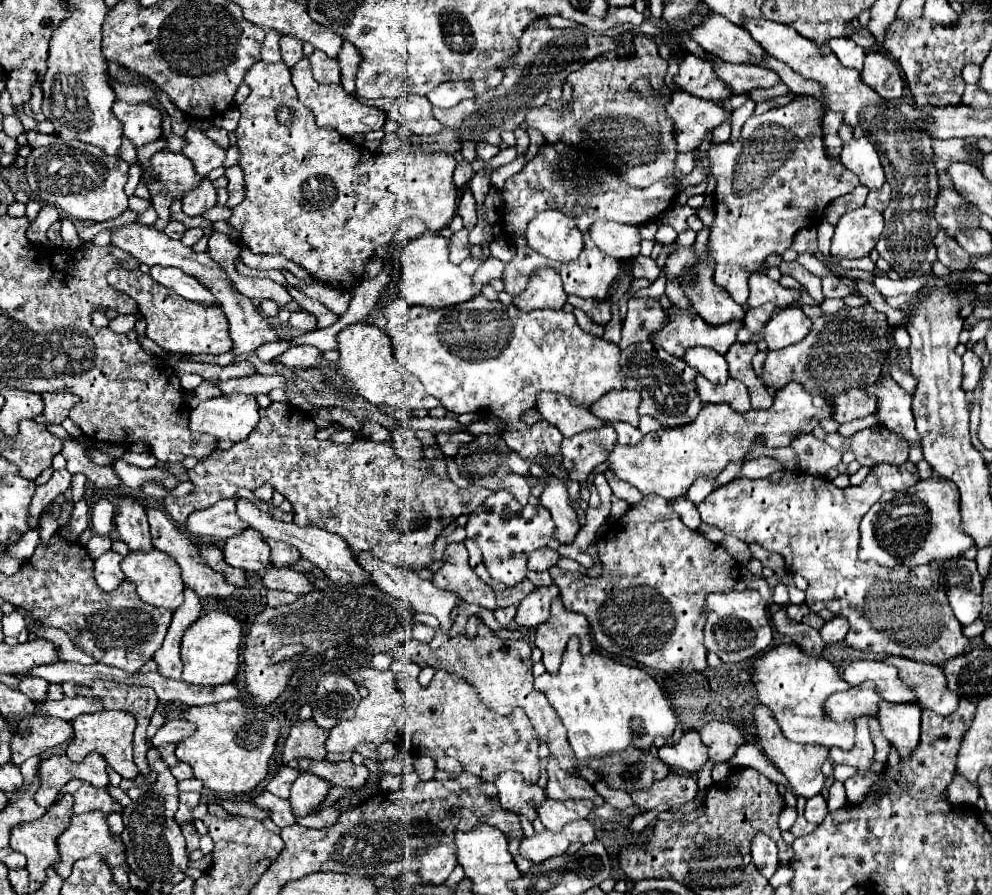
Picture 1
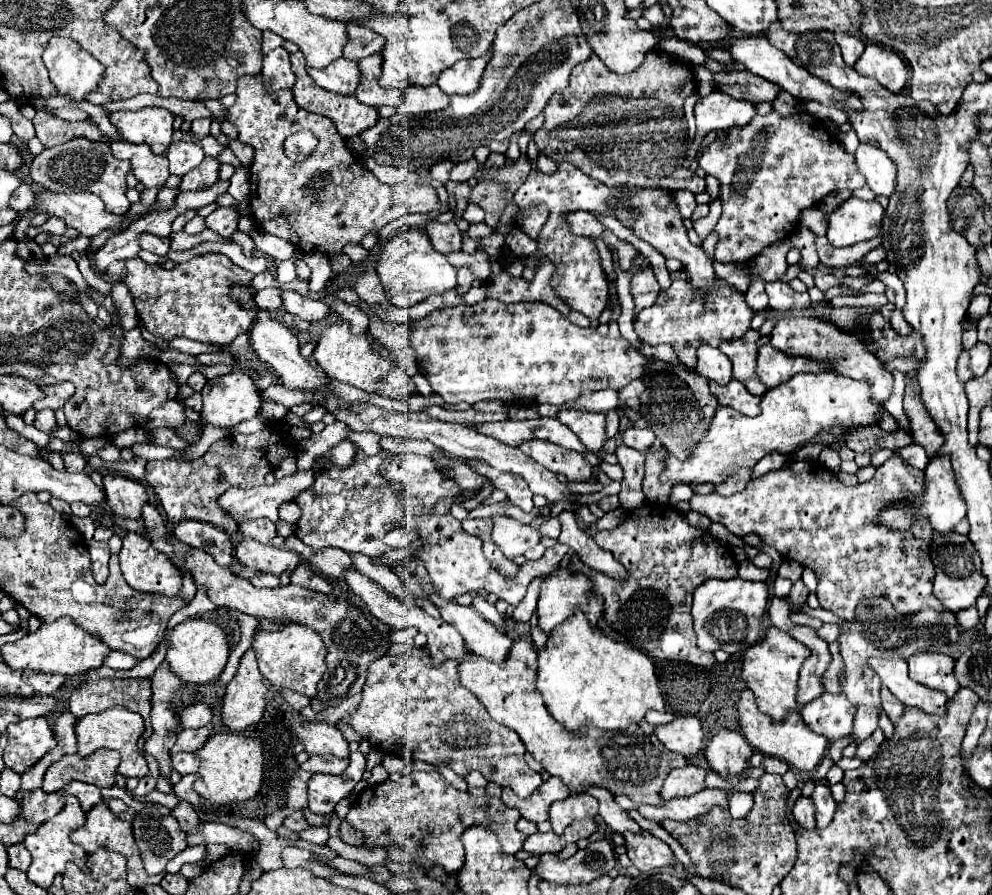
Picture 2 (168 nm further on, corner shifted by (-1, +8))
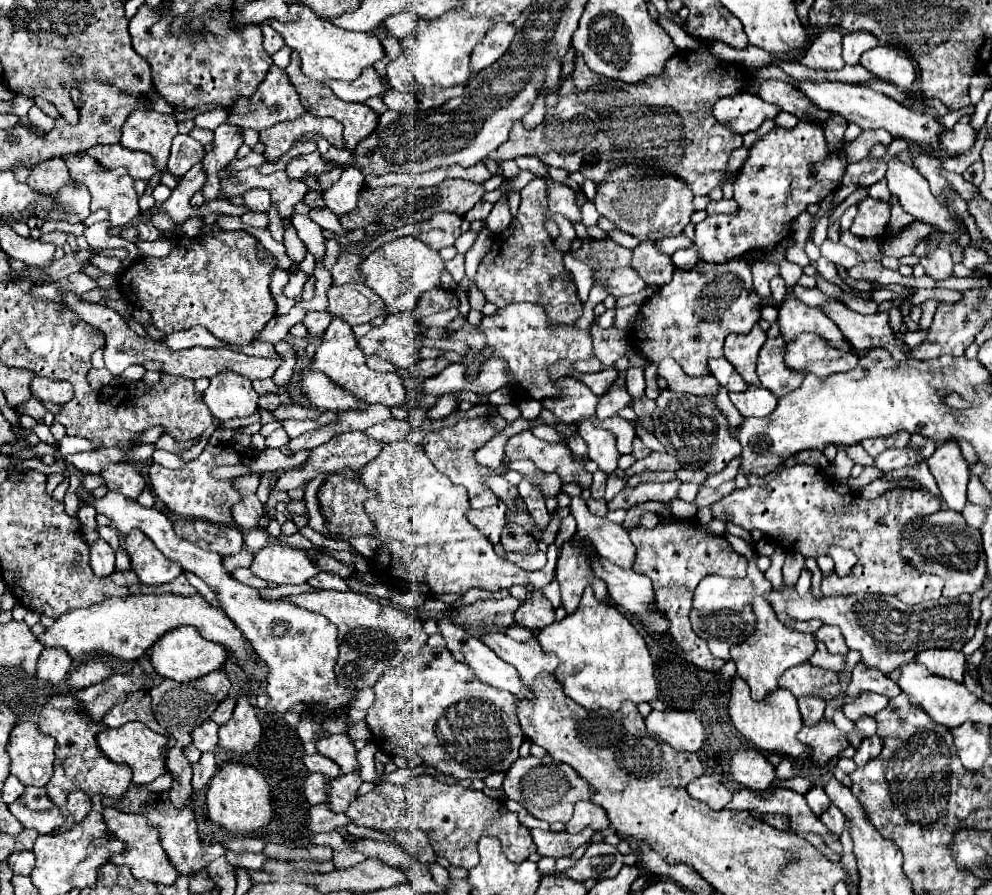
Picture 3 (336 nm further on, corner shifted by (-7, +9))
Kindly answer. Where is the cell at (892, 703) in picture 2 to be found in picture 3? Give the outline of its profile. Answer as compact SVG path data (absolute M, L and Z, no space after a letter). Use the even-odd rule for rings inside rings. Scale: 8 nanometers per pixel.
M861 662L853 670L853 678L847 688L847 702L851 702L855 696L859 696L859 692L875 692L875 694L883 694L887 698L901 694L899 686L889 676L883 676L877 670L869 670Z

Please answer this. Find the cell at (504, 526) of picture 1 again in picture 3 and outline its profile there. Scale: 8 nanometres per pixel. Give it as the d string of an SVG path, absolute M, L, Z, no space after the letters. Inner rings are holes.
M507 524L501 532L501 544L507 552L537 552L537 540L519 524Z

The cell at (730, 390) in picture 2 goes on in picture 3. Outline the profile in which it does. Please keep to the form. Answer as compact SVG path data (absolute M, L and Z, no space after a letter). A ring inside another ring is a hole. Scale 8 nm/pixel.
M749 388L747 392L729 392L729 398L741 416L763 418L771 414L777 406L777 396L773 396L767 388Z

